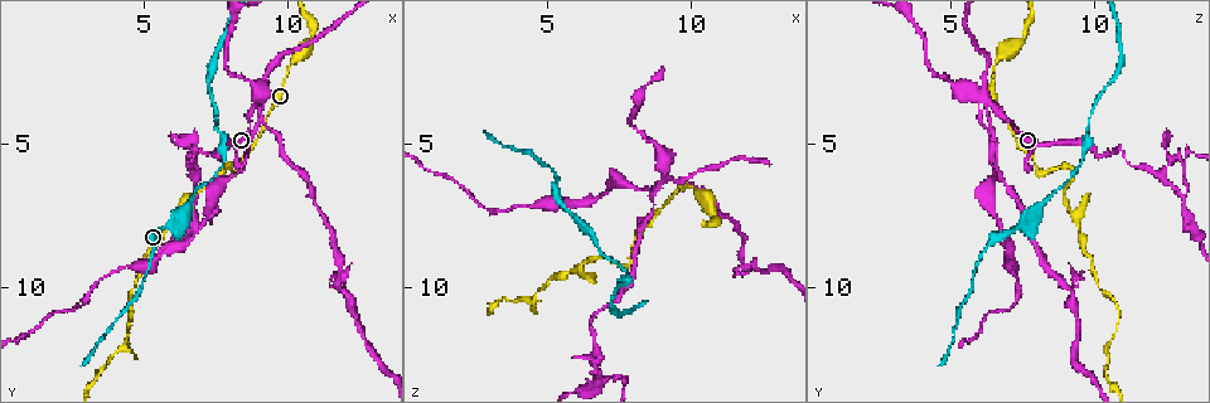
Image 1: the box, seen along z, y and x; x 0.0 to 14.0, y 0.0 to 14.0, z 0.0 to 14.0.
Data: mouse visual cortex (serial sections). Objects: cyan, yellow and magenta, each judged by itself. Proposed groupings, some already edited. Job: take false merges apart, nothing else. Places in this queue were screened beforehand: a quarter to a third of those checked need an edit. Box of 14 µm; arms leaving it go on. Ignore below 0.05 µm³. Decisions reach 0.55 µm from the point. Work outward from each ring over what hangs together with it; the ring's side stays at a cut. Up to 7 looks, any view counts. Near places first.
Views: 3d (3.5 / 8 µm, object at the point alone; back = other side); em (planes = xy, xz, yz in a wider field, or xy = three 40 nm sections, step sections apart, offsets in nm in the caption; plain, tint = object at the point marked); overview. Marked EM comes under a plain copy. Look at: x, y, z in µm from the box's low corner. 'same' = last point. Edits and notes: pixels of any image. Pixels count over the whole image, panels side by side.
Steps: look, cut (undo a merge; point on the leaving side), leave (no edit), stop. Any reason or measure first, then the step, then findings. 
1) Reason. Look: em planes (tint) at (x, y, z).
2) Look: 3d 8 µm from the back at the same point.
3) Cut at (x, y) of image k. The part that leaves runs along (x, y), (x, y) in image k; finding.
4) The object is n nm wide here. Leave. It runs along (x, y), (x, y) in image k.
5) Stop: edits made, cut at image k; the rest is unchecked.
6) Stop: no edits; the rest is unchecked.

Look: 3d 3.5 µm from the back at (7.8, 5.8, 9.3).

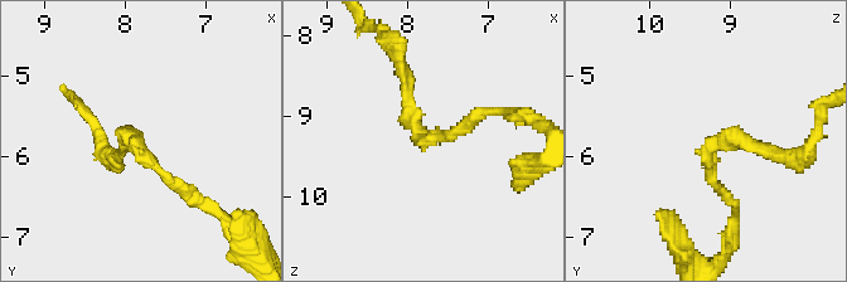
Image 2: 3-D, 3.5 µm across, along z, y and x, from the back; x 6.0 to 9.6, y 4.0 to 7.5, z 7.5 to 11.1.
The arms are 150, 150 nm wide. Look: em xy step 3 (tint) at (7.85, 5.90, 9.25).

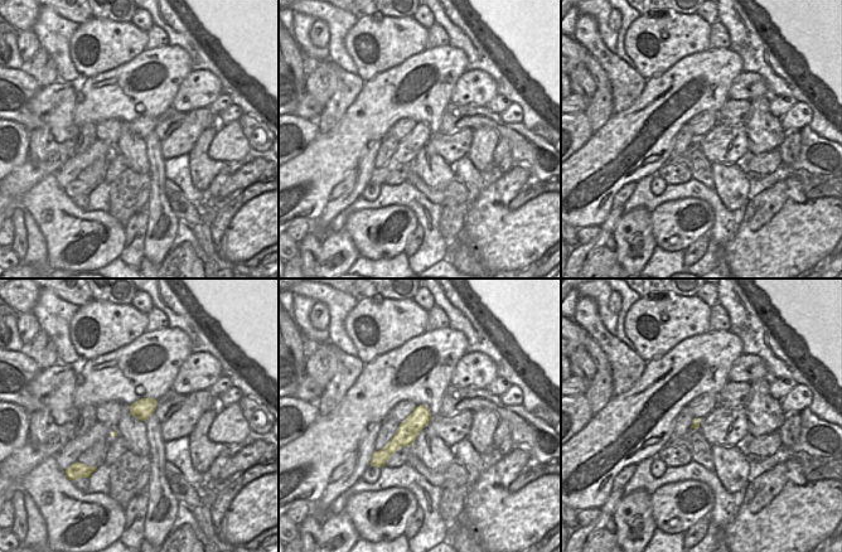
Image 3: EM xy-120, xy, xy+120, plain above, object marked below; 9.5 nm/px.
Look: em planes (tint) at the same point.

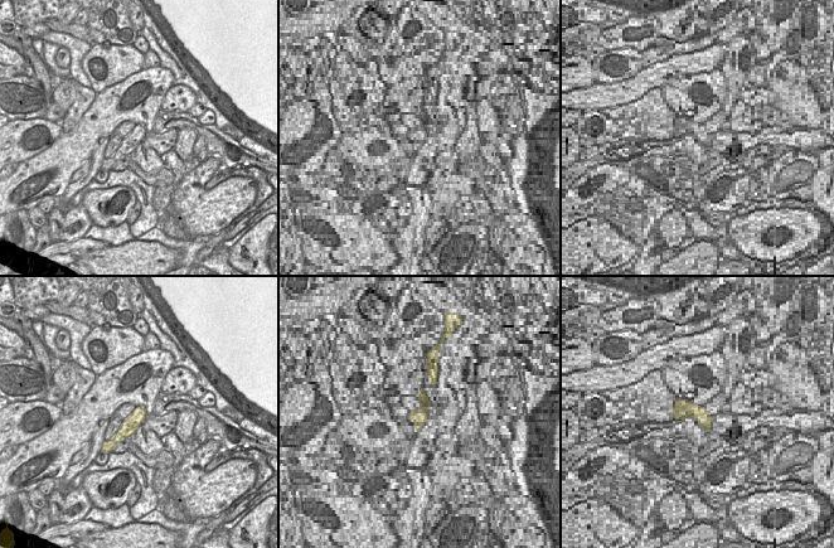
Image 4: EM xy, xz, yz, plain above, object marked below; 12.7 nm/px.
Leave. It runs along (400, 63), (424, 137), (482, 115) in image 2; continuous, no second cell.

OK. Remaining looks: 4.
Look: 3d 8 µm at (6.5, 5.3, 10.9).

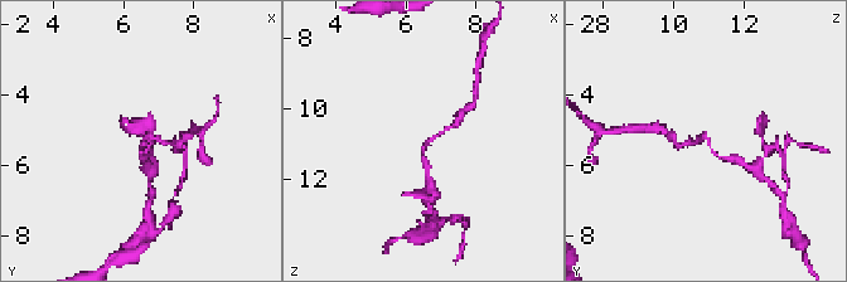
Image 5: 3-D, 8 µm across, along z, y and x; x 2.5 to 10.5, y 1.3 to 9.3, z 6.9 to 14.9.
Look: 3d 3.5 µm at (6.6, 5.2, 10.9).

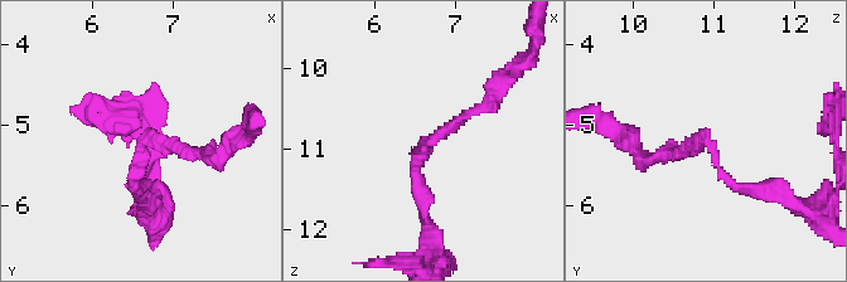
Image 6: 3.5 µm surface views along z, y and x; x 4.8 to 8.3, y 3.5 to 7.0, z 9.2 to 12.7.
The arms are 150, 150 nm wide; need the tissue. Look: em planes (tint) at (6.60, 5.30, 10.90).

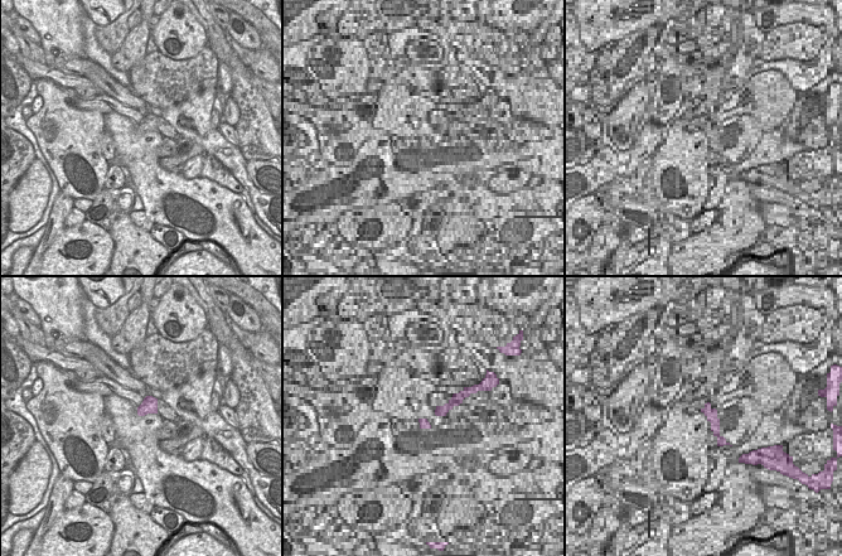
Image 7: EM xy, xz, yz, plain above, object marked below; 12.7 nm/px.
Leave. It runs along (493, 98), (419, 150), (424, 199) in image 6; continuous, no second cell.

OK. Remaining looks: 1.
Stop: no edits; the rest is unchecked.

